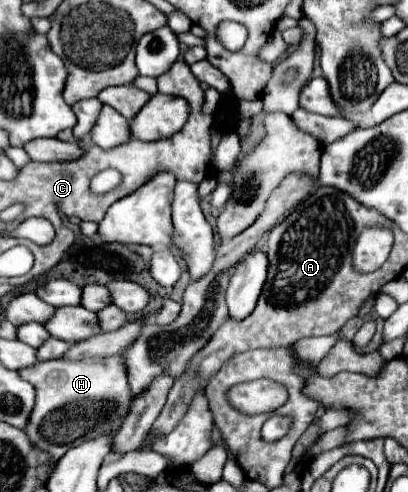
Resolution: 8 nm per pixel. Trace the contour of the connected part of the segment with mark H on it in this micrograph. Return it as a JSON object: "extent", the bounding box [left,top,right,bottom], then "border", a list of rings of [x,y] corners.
{"extent":[19,356,133,462],"border":[[[109,356],[95,362],[39,362],[37,366],[21,370],[19,376],[29,380],[37,392],[29,426],[25,426],[23,432],[33,442],[33,446],[49,454],[51,462],[57,462],[69,448],[79,446],[87,438],[119,430],[133,398],[121,356]]]}

